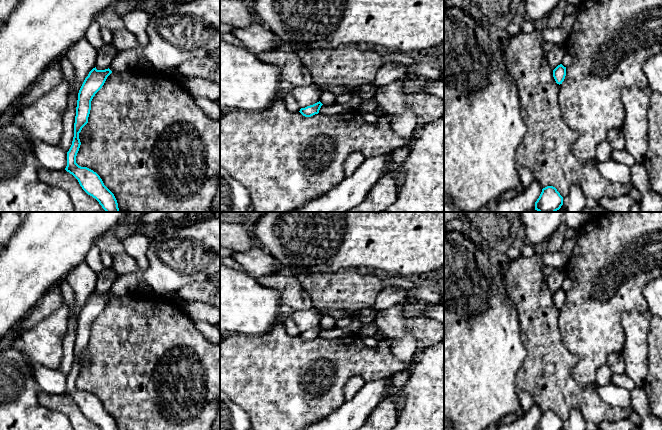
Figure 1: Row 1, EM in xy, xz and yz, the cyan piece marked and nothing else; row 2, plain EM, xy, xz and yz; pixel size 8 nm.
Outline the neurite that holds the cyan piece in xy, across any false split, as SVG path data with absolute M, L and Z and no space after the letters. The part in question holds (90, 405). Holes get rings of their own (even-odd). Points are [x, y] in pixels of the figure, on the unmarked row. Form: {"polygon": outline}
{"polygon": "M220 217L194 220L186 227L177 225L169 226L167 230L152 235L147 251L148 267L146 270L132 272L116 277L110 291L105 294L93 292L85 302L79 317L74 347L74 361L72 369L67 376L67 390L65 394L72 398L79 406L82 413L95 422L101 430L118 430L114 418L104 409L100 400L87 391L76 387L76 380L81 366L79 357L88 347L91 334L91 325L95 318L102 312L107 301L112 296L123 296L136 292L137 285L144 281L155 294L164 295L177 292L185 285L194 282L203 282L220 272Z"}

